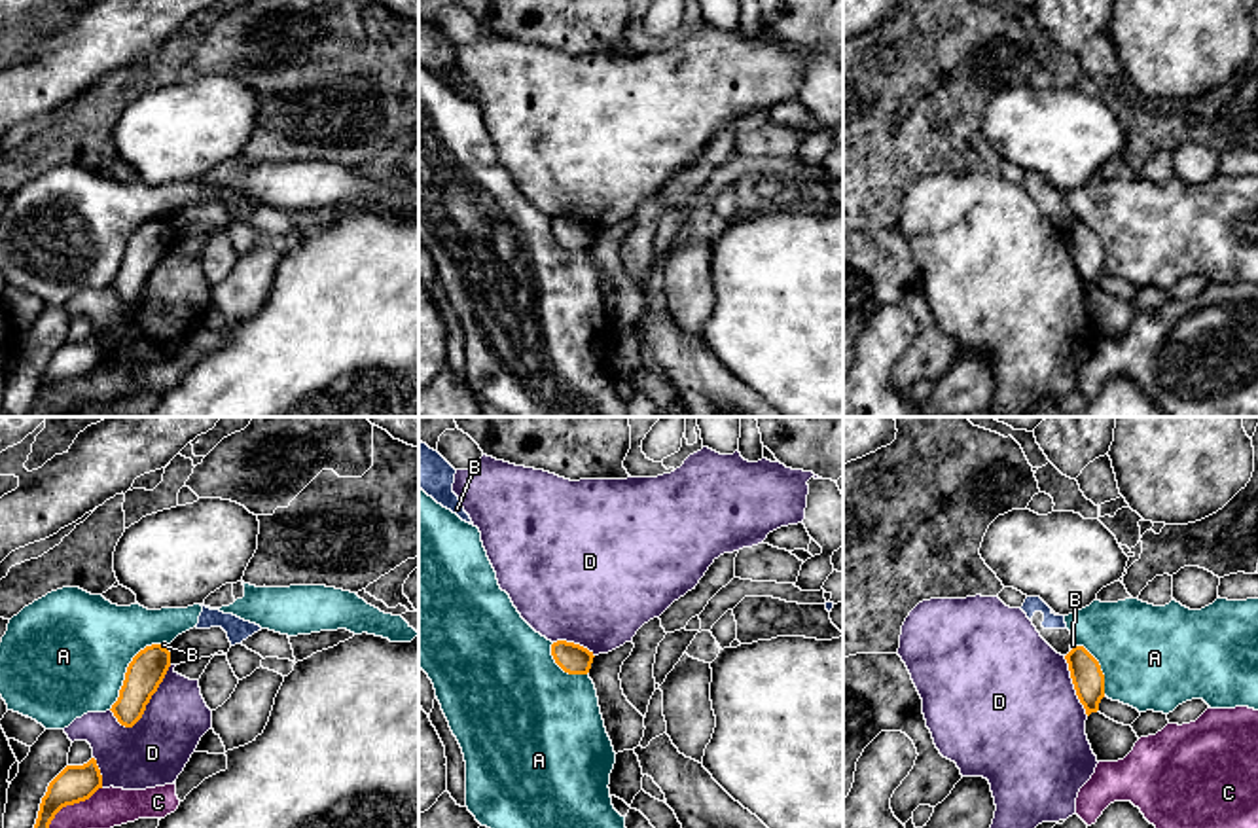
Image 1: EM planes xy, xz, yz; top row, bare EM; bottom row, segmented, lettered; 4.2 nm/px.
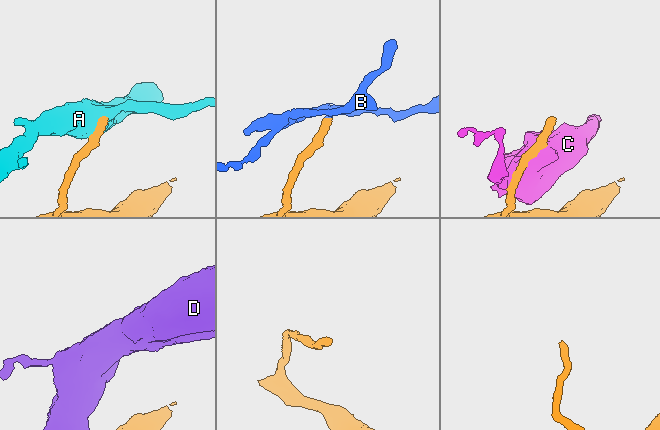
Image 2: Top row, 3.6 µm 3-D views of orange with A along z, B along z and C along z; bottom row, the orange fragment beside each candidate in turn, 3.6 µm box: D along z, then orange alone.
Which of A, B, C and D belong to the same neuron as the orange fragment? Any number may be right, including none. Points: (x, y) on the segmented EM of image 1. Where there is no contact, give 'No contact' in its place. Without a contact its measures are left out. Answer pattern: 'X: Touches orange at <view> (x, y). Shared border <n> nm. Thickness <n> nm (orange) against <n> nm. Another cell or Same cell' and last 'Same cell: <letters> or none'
A: Touches orange at xy (127, 671). Shared border 360 nm. Thickness 160 nm (orange) against 480 nm. Another cell
B: Touches orange at xy (161, 647). Shared border 40 nm. Thickness 160 nm (orange) against 20 nm. Another cell
C: Touches orange at xy (72, 804). Shared border 280 nm. Thickness 160 nm (orange) against 170 nm. Another cell
D: Touches orange at xy (148, 702). Shared border 340 nm. Thickness 160 nm (orange) against 280 nm. Another cell
Same cell: none

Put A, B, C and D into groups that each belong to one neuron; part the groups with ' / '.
A / B / C / D

